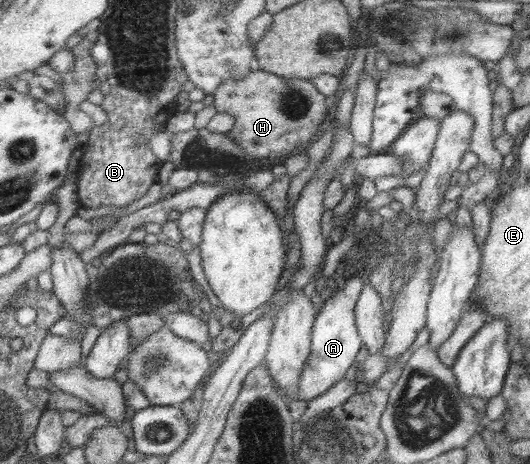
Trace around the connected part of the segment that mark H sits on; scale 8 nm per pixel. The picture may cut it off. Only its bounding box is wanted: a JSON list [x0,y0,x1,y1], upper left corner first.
[212,67,327,161]

